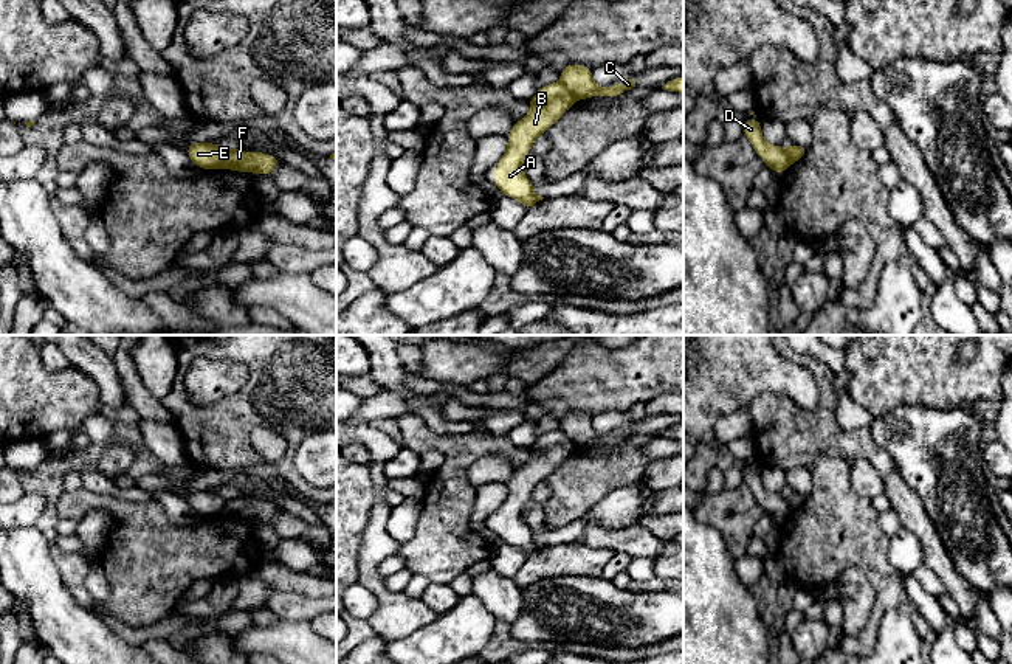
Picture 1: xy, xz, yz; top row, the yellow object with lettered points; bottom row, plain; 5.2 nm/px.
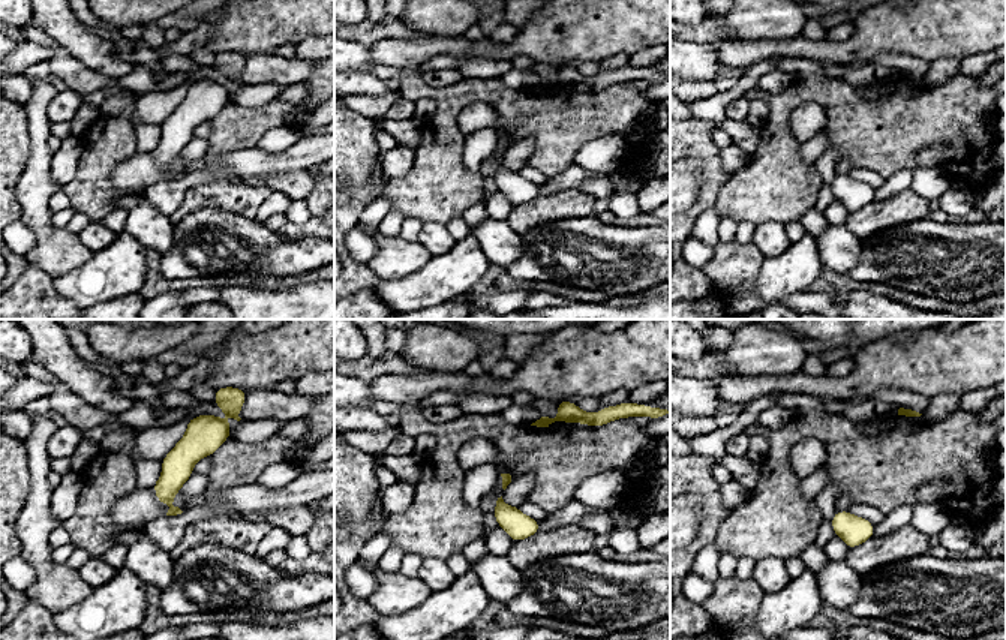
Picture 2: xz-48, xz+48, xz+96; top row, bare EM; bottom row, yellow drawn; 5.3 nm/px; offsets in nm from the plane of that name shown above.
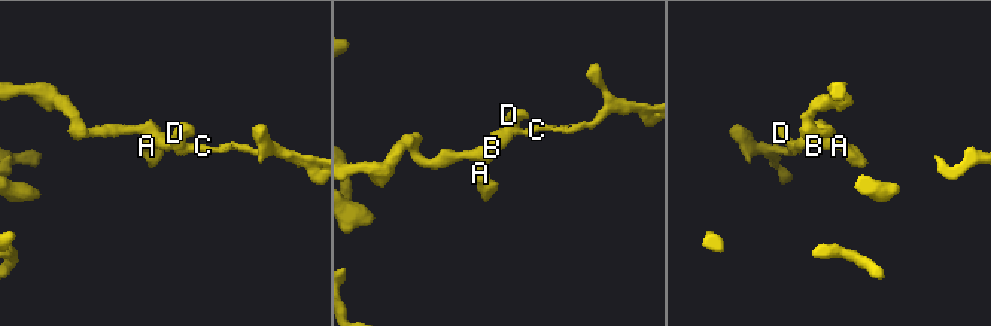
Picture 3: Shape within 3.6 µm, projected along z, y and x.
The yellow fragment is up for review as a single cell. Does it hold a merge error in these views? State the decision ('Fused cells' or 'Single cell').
Fused cells

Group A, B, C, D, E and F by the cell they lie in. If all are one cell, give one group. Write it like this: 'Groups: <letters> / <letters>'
Groups: A B E / C D F

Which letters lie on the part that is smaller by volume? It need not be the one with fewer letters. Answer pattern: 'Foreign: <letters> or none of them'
Foreign: C, D, F

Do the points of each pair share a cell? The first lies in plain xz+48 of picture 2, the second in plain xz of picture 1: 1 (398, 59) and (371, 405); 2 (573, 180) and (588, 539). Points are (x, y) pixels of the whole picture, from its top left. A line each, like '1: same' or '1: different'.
1: same
2: same

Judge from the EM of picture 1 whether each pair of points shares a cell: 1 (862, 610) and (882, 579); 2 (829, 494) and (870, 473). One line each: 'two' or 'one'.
1: two
2: two

